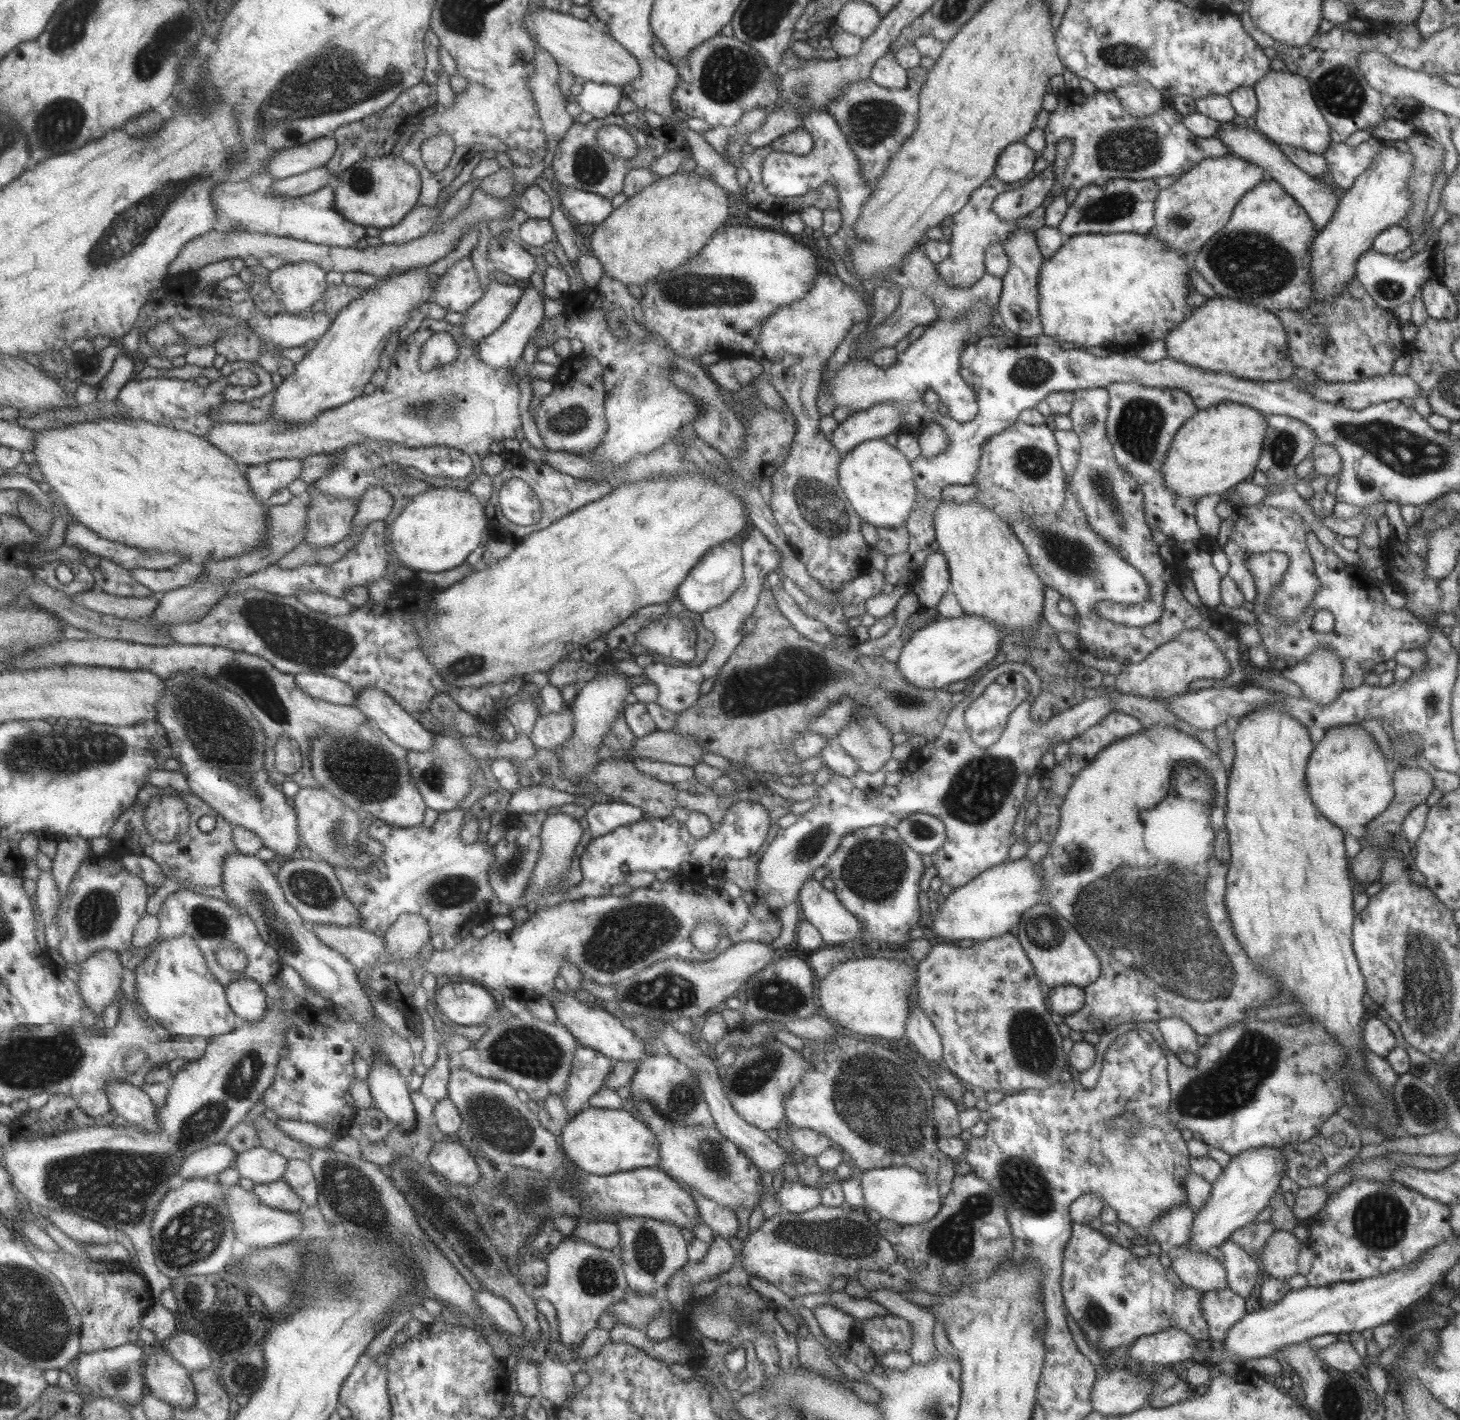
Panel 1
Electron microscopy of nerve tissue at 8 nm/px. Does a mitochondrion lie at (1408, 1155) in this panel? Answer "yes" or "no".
no

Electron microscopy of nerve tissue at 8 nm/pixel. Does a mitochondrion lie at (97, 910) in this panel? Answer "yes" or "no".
yes

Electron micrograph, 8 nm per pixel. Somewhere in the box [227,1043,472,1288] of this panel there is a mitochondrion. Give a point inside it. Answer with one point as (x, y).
(349, 1191)

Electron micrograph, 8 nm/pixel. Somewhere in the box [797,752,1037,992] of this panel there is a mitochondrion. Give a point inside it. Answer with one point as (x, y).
(977, 794)

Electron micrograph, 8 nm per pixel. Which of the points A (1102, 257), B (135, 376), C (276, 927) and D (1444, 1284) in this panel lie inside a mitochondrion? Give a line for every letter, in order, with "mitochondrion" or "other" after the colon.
A: other
B: other
C: mitochondrion
D: other

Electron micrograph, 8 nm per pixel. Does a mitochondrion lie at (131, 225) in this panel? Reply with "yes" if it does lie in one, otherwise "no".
yes

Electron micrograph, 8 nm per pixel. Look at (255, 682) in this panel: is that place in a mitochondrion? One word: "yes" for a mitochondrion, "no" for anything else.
yes

